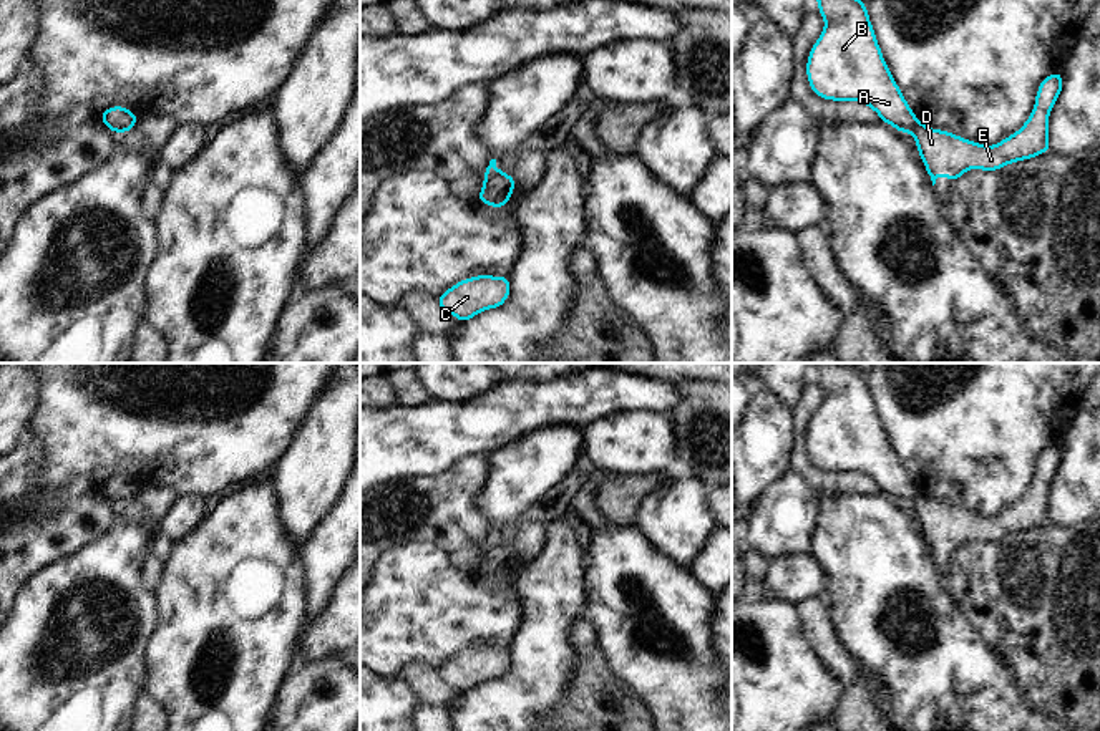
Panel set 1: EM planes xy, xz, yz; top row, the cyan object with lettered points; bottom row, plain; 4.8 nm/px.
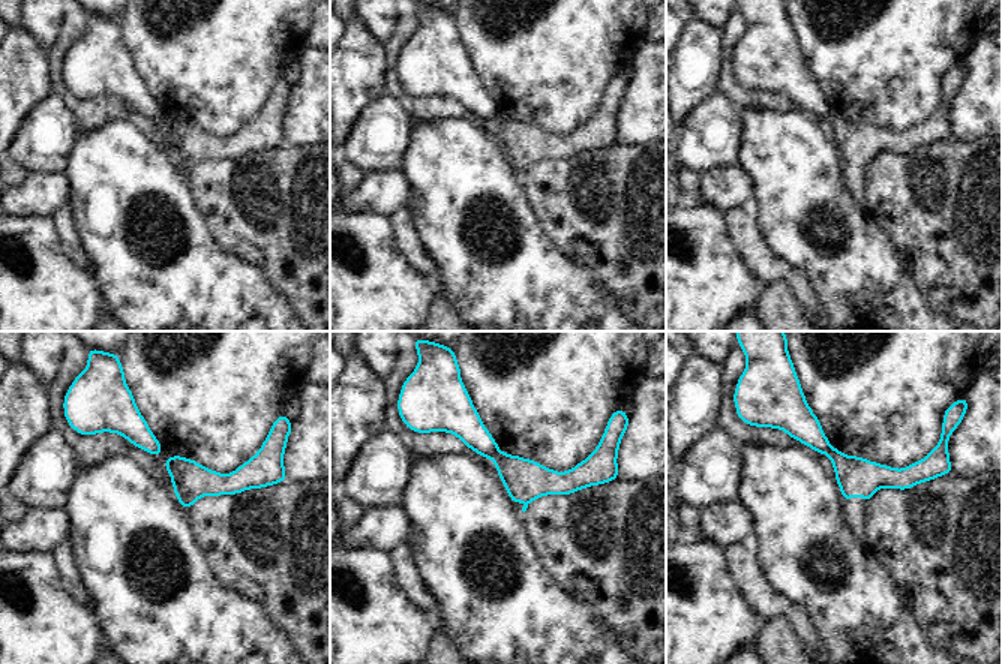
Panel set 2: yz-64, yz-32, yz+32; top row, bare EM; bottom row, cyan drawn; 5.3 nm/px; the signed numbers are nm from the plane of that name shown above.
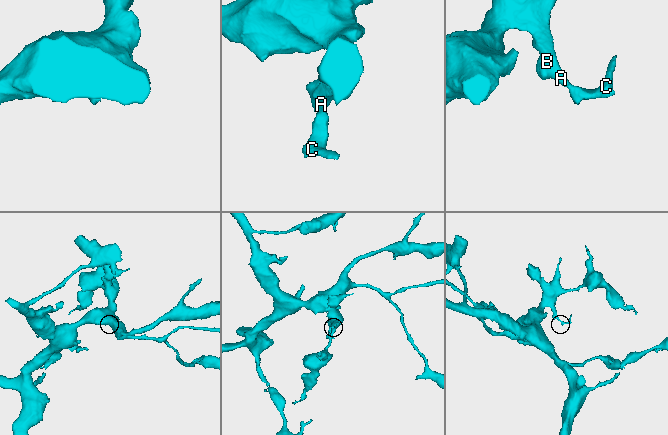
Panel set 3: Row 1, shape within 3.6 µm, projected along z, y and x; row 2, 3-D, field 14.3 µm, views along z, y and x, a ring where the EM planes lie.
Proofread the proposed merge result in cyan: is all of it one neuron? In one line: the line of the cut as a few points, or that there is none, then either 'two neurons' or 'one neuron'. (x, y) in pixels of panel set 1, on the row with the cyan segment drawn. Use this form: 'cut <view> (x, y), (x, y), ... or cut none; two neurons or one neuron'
cut yz (916, 120), (908, 131); two neurons

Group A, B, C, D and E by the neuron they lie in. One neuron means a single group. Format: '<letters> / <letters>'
A B / C D E

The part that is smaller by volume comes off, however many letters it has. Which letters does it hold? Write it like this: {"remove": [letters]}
{"remove": ["C", "D", "E"]}

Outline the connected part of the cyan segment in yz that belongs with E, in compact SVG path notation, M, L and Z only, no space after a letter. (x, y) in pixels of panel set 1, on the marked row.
M1063 71L1049 75L1039 85L1035 106L1024 126L994 146L984 146L944 129L931 129L916 121L911 134L917 143L932 186L939 176L947 176L951 184L969 169L999 171L1017 161L1032 159L1049 152L1049 114L1062 94Z

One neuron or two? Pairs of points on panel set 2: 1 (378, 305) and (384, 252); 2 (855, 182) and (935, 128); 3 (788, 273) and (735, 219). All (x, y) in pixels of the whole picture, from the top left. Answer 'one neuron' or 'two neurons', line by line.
1: one neuron
2: one neuron
3: one neuron

